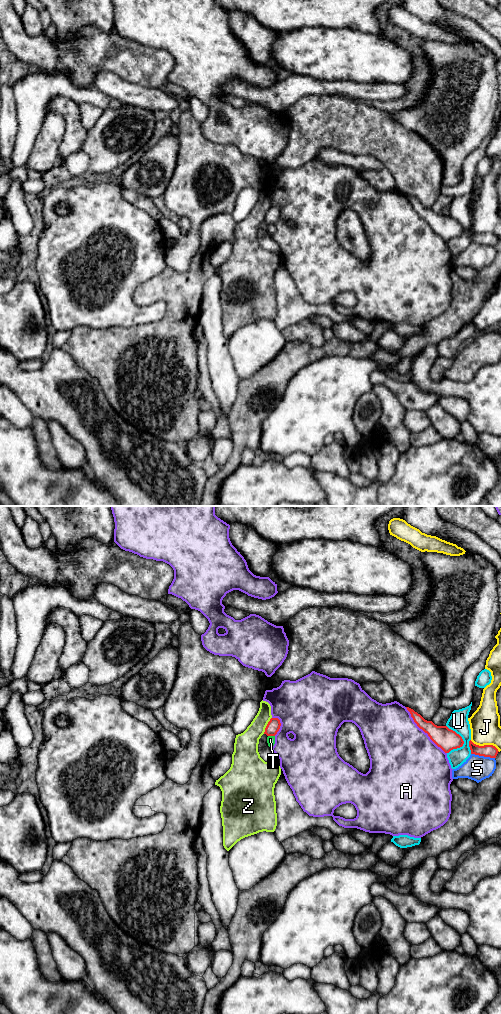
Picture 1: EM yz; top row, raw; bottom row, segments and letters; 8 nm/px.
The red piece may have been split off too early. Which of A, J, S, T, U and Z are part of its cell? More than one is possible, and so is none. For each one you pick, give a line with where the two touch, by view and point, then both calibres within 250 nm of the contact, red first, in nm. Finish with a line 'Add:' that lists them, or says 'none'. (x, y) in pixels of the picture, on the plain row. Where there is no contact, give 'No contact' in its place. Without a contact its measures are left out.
Add: none

